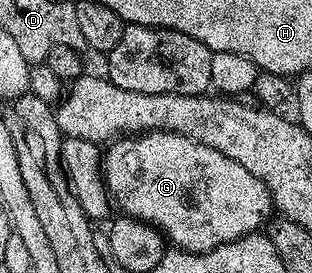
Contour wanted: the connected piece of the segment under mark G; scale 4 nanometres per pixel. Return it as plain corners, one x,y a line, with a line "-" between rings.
144,131
142,135
114,140
102,152
101,170
107,194
120,207
119,211
158,228
166,242
181,251
212,251
223,243
258,232
263,210
269,207
269,196
253,173
217,149
172,131

